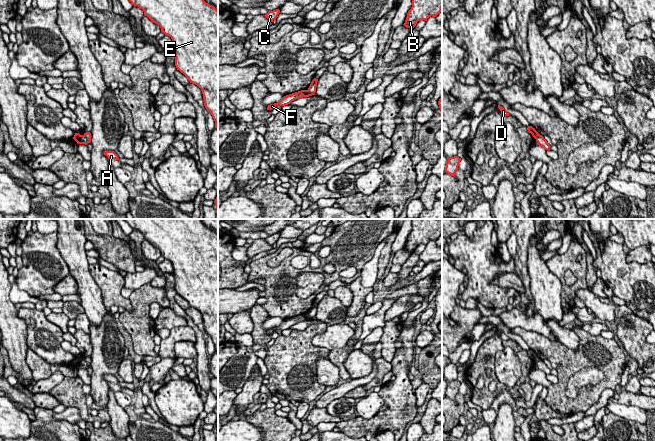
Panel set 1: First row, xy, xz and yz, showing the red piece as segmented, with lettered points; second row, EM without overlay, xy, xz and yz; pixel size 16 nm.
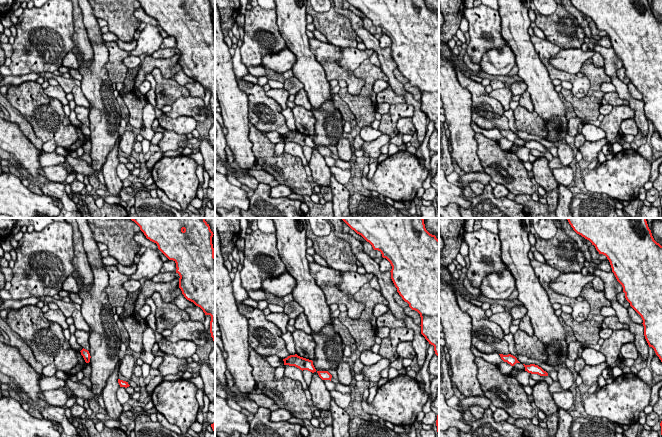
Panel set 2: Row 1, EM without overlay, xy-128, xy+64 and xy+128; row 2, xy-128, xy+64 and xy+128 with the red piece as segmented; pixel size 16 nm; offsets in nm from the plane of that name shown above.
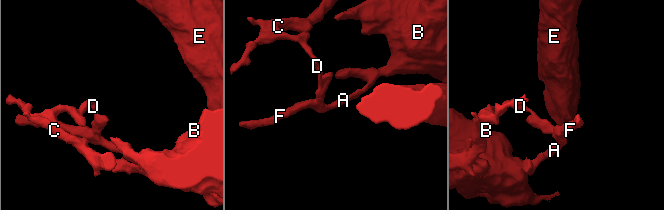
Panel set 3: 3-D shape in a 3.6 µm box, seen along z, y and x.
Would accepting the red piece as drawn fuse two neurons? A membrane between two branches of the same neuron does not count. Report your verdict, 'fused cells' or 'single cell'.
fused cells

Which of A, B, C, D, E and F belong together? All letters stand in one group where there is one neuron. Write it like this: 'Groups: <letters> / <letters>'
Groups: A B E F / C D

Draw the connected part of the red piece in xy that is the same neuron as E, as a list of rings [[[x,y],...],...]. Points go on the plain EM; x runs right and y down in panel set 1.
[[[123,219],[132,229],[144,235],[153,247],[158,248],[161,256],[173,265],[172,275],[175,279],[175,290],[190,307],[197,309],[203,318],[204,330],[215,345],[218,353],[218,234],[206,227],[201,219]]]

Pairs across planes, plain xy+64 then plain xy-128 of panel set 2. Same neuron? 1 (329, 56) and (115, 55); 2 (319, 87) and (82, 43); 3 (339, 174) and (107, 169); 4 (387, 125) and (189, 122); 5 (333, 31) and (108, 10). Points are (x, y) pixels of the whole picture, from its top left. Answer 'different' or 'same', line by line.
1: same
2: same
3: different
4: different
5: same

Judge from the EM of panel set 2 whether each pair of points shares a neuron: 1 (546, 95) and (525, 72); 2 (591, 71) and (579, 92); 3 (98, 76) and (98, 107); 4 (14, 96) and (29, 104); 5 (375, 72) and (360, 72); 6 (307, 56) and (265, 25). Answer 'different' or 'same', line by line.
1: same
2: different
3: same
4: same
5: same
6: different

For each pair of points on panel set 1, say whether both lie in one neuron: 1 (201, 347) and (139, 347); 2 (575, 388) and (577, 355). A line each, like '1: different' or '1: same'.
1: different
2: different

